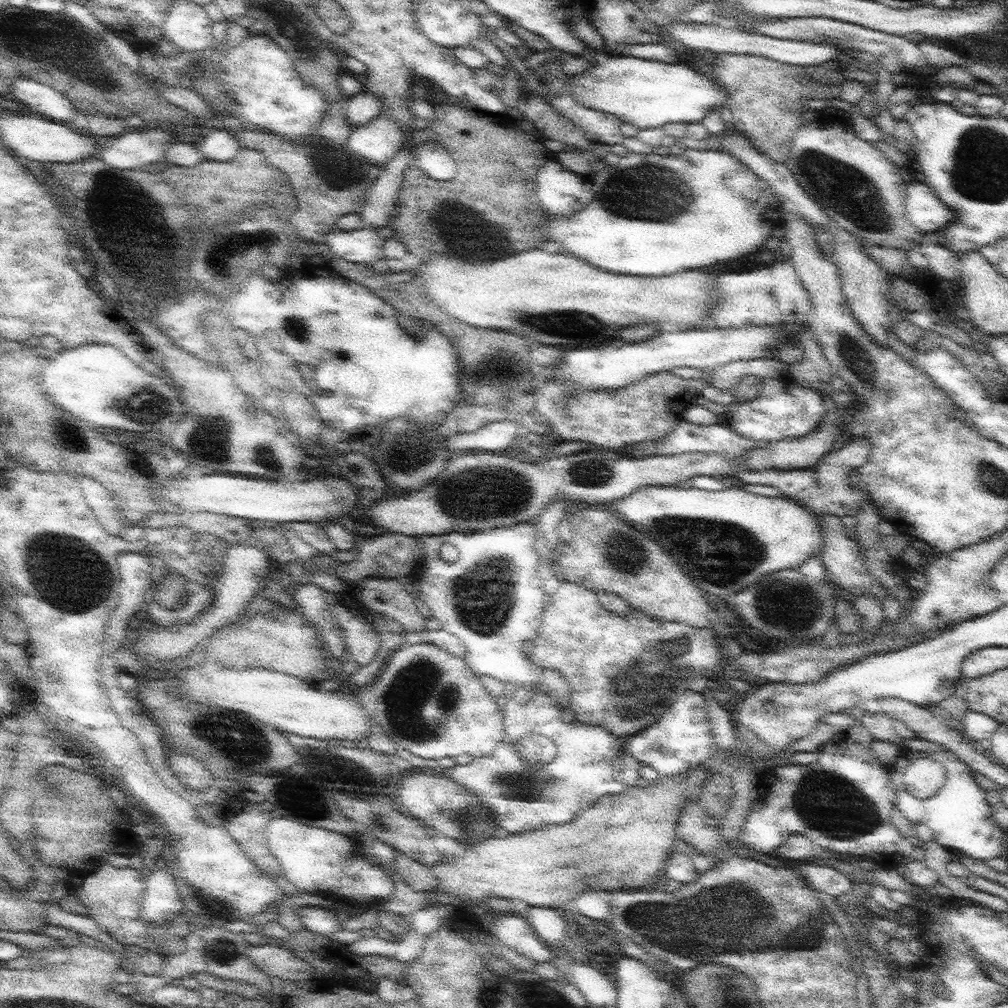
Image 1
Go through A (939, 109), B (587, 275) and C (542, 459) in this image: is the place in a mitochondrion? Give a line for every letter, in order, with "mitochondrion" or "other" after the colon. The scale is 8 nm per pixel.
A: other
B: other
C: other

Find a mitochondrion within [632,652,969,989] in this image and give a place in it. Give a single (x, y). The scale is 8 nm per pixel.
(732, 916)

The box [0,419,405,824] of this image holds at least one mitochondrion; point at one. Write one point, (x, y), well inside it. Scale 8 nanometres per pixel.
(66, 575)

